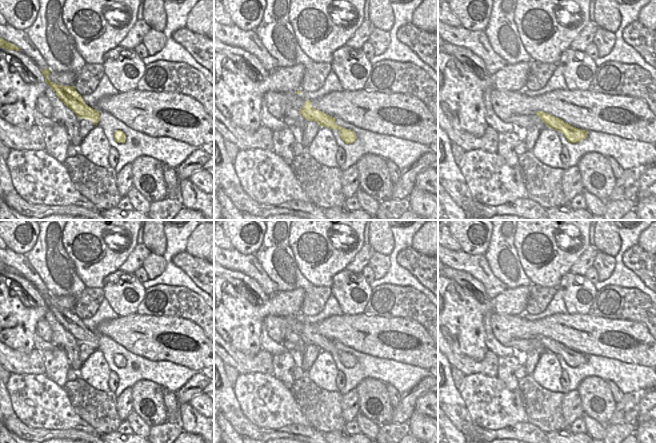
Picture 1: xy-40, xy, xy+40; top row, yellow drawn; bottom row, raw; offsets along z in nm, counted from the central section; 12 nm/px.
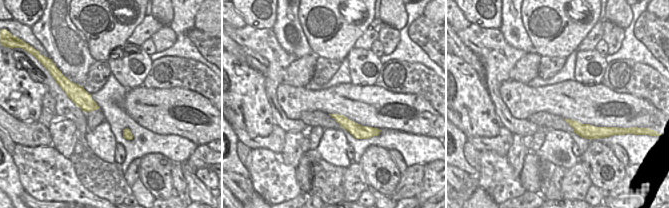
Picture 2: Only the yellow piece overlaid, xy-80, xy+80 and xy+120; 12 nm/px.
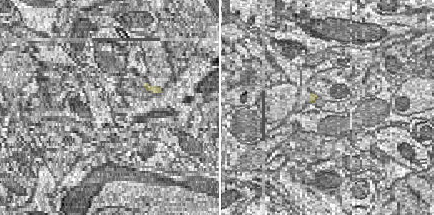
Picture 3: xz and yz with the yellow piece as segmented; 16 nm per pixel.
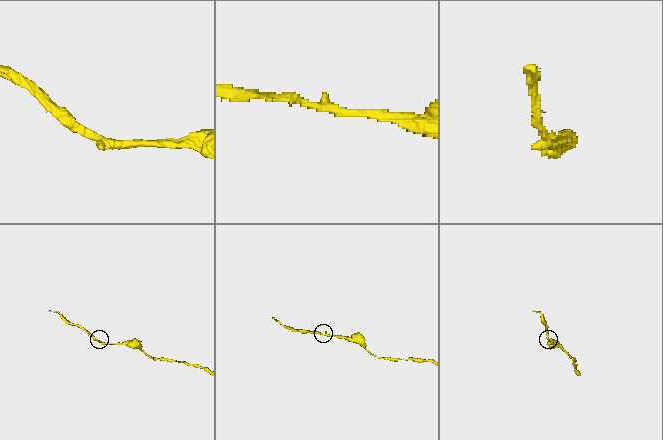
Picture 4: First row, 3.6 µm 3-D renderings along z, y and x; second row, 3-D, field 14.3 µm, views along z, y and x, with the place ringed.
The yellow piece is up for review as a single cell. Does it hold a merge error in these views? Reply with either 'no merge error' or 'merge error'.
no merge error

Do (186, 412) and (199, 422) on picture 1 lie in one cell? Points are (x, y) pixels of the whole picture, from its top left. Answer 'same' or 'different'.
same

